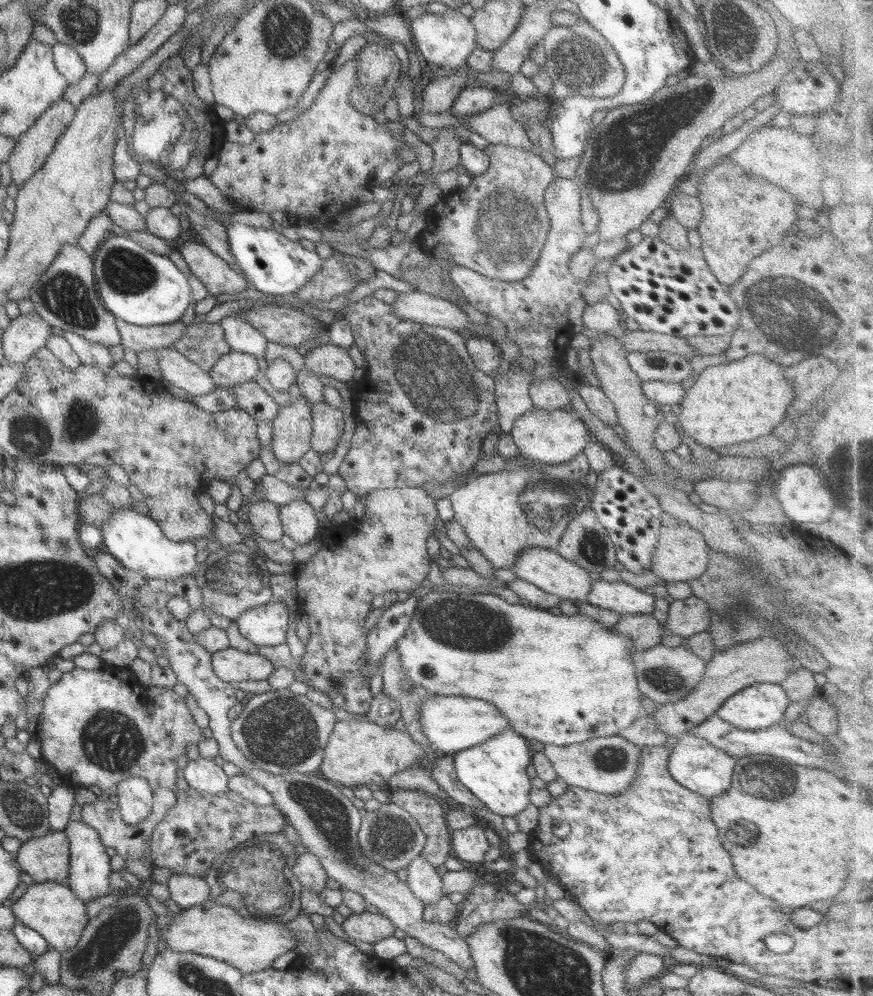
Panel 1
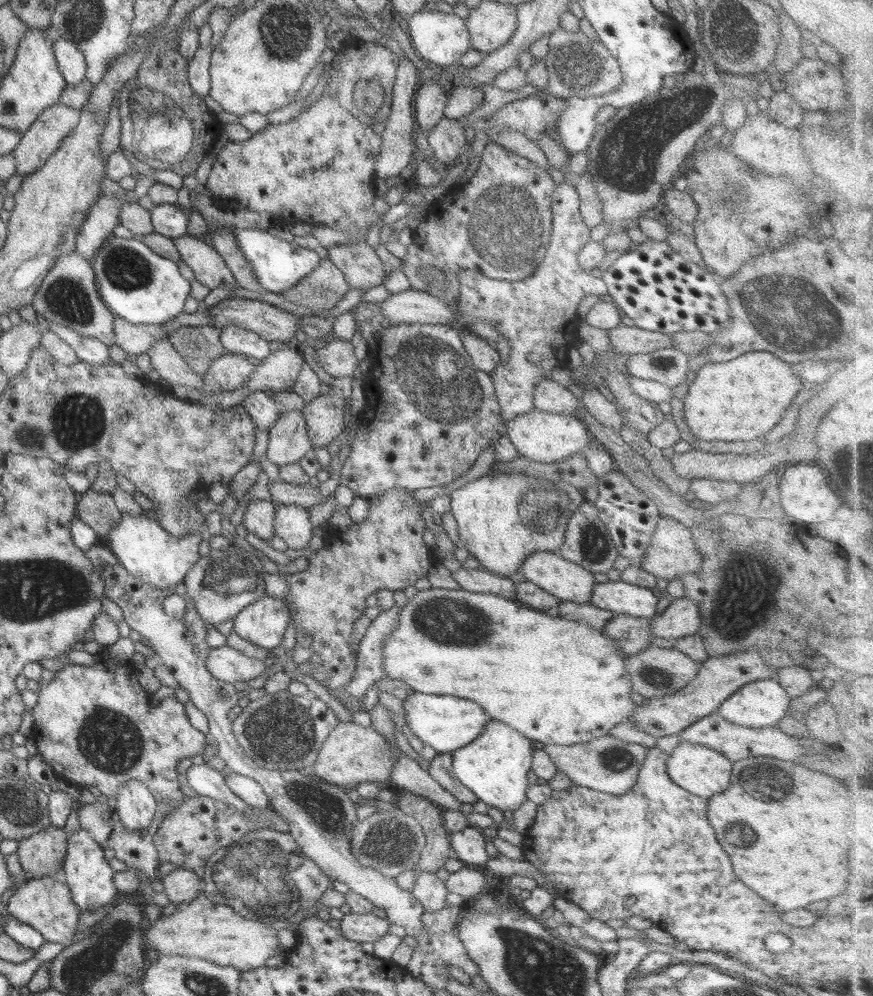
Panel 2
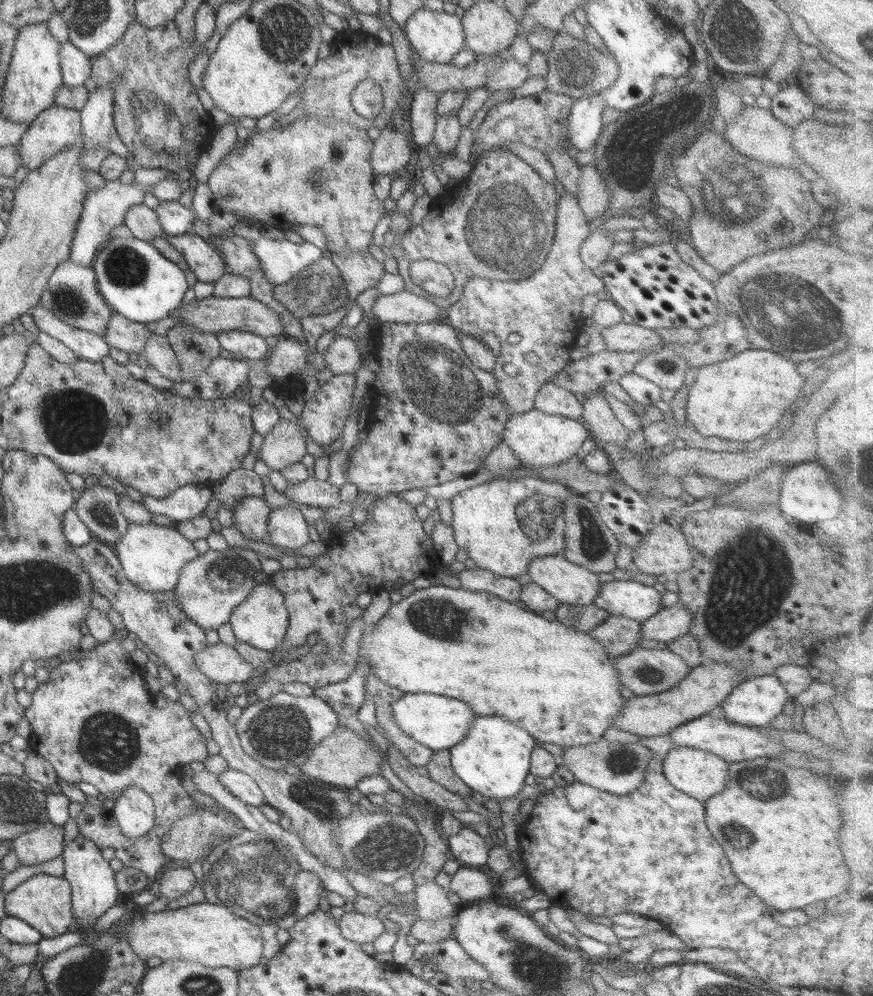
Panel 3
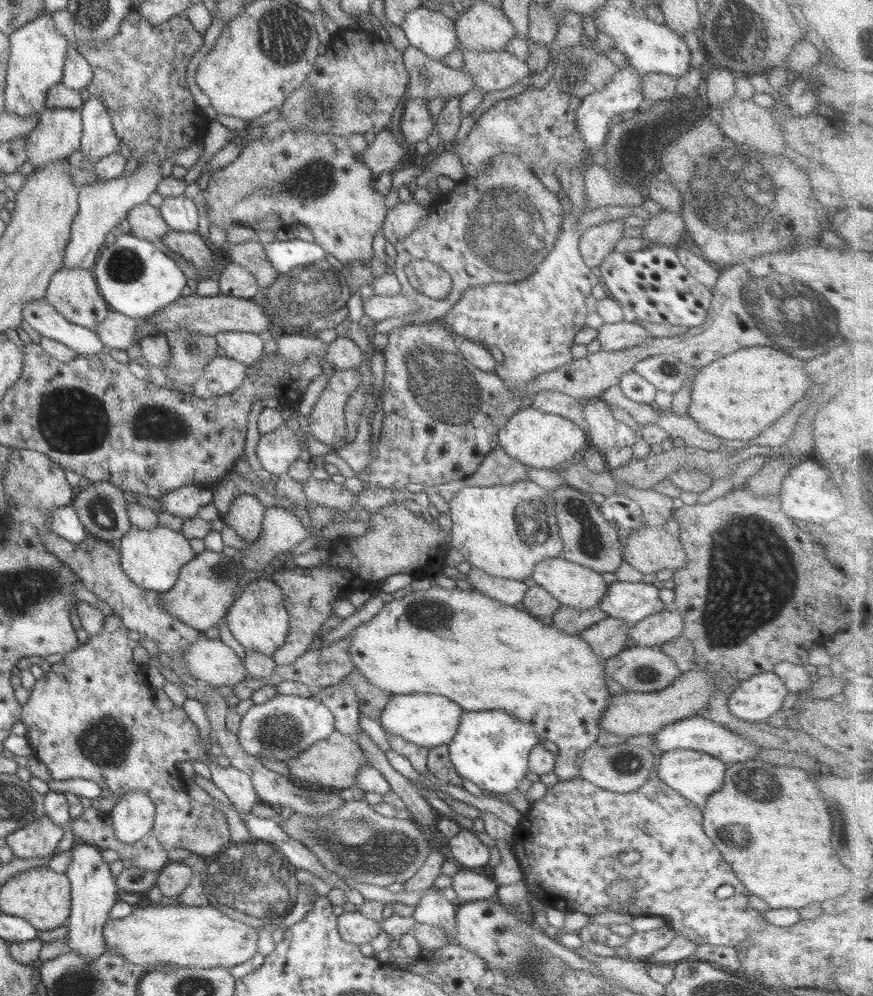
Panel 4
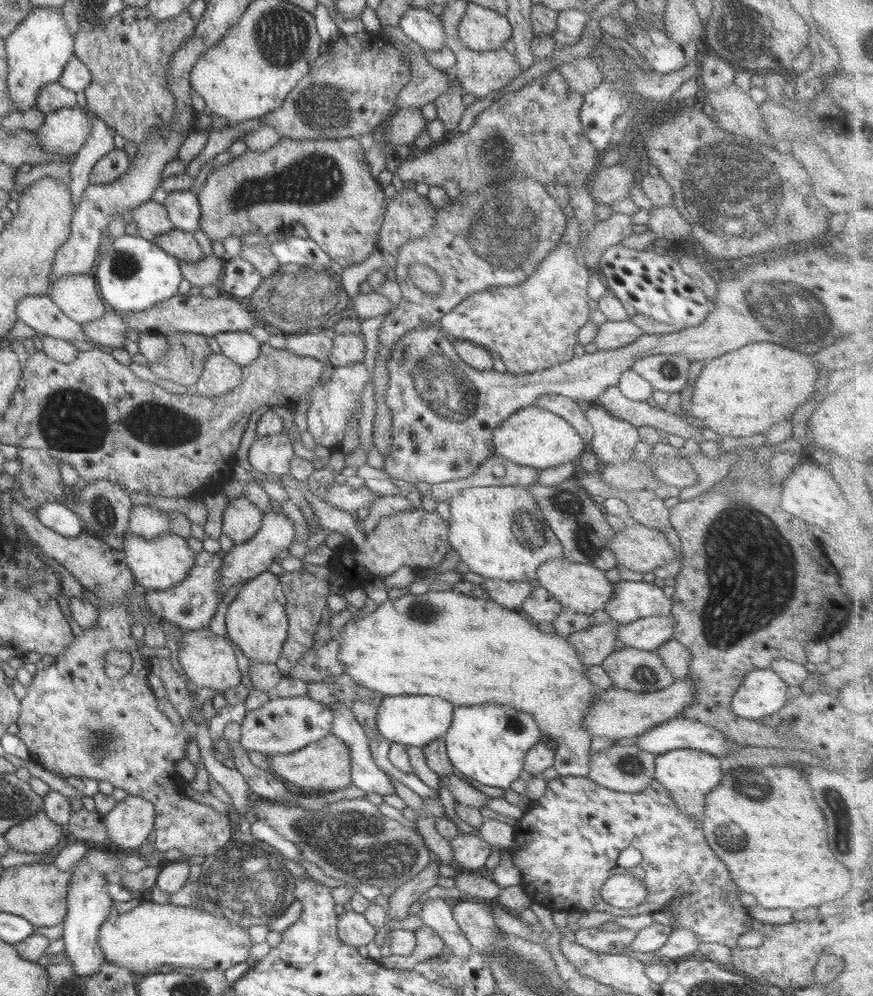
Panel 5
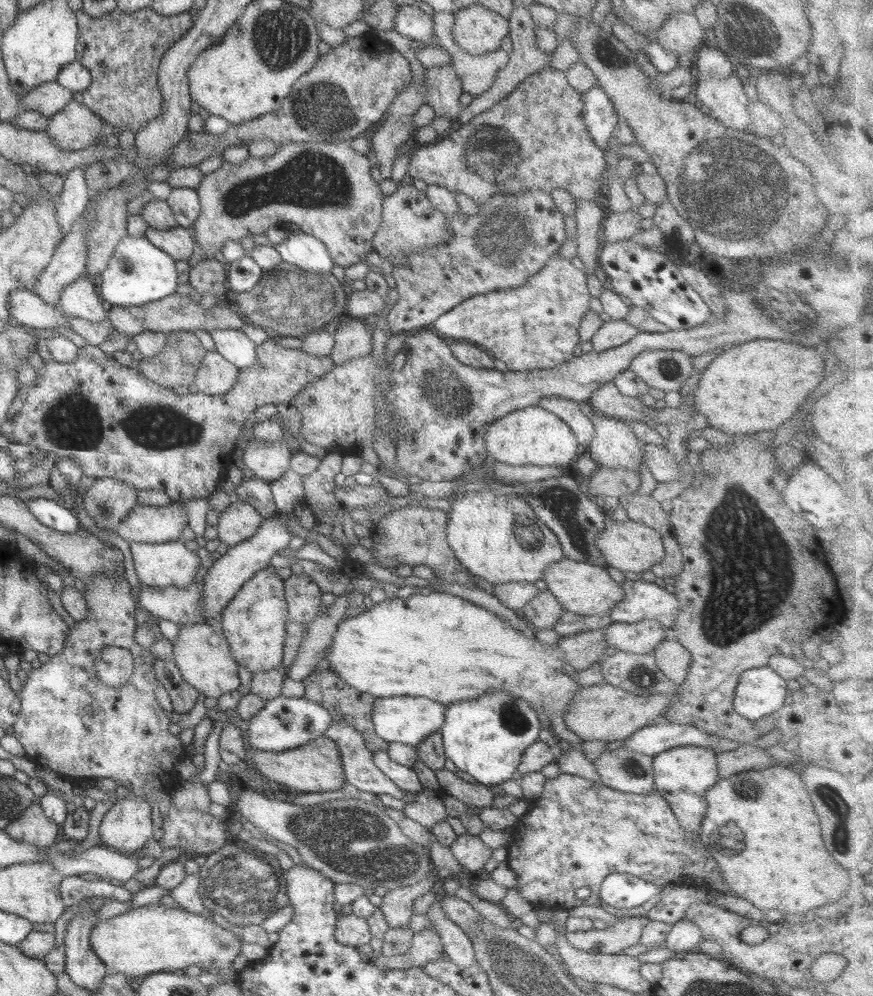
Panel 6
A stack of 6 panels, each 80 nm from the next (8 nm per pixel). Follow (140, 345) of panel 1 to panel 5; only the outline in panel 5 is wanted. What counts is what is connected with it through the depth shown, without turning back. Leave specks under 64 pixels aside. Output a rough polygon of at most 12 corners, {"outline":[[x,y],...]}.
{"outline":[[108,309],[101,319],[81,324],[101,348],[122,347],[128,332],[120,312]]}

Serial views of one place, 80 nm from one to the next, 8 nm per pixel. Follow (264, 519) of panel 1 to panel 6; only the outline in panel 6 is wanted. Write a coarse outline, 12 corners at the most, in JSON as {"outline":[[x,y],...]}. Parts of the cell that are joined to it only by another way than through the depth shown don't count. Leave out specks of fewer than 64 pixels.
{"outline":[[235,499],[219,516],[217,539],[231,548],[252,538],[263,521]]}

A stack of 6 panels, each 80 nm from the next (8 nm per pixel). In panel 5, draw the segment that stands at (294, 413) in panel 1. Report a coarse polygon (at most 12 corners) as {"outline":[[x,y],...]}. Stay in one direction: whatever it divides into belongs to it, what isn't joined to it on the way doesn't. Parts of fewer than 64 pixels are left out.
{"outline":[[282,432],[256,437],[248,452],[268,479],[289,474],[295,457]]}

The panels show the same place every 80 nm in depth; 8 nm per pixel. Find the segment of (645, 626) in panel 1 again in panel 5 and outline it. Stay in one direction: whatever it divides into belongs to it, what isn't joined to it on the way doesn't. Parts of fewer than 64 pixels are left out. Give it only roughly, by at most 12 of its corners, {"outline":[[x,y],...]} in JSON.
{"outline":[[610,622],[569,634],[585,666],[614,652],[618,625]]}

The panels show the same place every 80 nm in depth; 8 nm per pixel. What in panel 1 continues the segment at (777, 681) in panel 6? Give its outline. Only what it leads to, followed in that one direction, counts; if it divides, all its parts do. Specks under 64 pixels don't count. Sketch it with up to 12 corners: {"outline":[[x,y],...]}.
{"outline":[[756,683],[715,714],[740,730],[780,725],[790,703],[781,684]]}

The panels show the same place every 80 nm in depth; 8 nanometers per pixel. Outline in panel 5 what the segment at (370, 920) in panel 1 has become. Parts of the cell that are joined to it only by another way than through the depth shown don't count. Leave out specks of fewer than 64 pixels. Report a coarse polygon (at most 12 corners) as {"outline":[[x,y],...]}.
{"outline":[[340,914],[338,937],[357,948],[374,941],[377,931],[364,915]]}

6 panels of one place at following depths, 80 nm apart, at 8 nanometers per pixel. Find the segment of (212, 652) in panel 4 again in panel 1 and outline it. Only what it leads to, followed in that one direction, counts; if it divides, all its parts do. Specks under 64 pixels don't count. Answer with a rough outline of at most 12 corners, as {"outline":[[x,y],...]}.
{"outline":[[230,647],[211,653],[218,678],[266,680],[266,657]]}

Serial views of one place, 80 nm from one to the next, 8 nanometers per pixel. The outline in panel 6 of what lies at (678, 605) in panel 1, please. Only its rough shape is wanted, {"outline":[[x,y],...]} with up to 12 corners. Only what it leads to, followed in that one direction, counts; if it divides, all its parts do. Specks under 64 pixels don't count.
{"outline":[[658,620],[605,627],[608,647],[648,654],[666,638]]}

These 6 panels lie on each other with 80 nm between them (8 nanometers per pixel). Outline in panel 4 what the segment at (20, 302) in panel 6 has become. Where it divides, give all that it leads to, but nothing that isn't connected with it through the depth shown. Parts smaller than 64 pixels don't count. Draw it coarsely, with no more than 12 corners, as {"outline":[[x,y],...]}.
{"outline":[[45,297],[23,318],[41,336],[80,355],[108,352],[96,333],[72,324]]}

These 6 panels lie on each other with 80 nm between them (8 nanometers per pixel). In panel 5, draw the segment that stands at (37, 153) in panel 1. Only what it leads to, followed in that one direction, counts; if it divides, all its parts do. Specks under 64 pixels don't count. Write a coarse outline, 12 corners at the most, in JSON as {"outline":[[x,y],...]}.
{"outline":[[77,105],[49,112],[34,133],[46,152],[85,145],[89,116]]}

